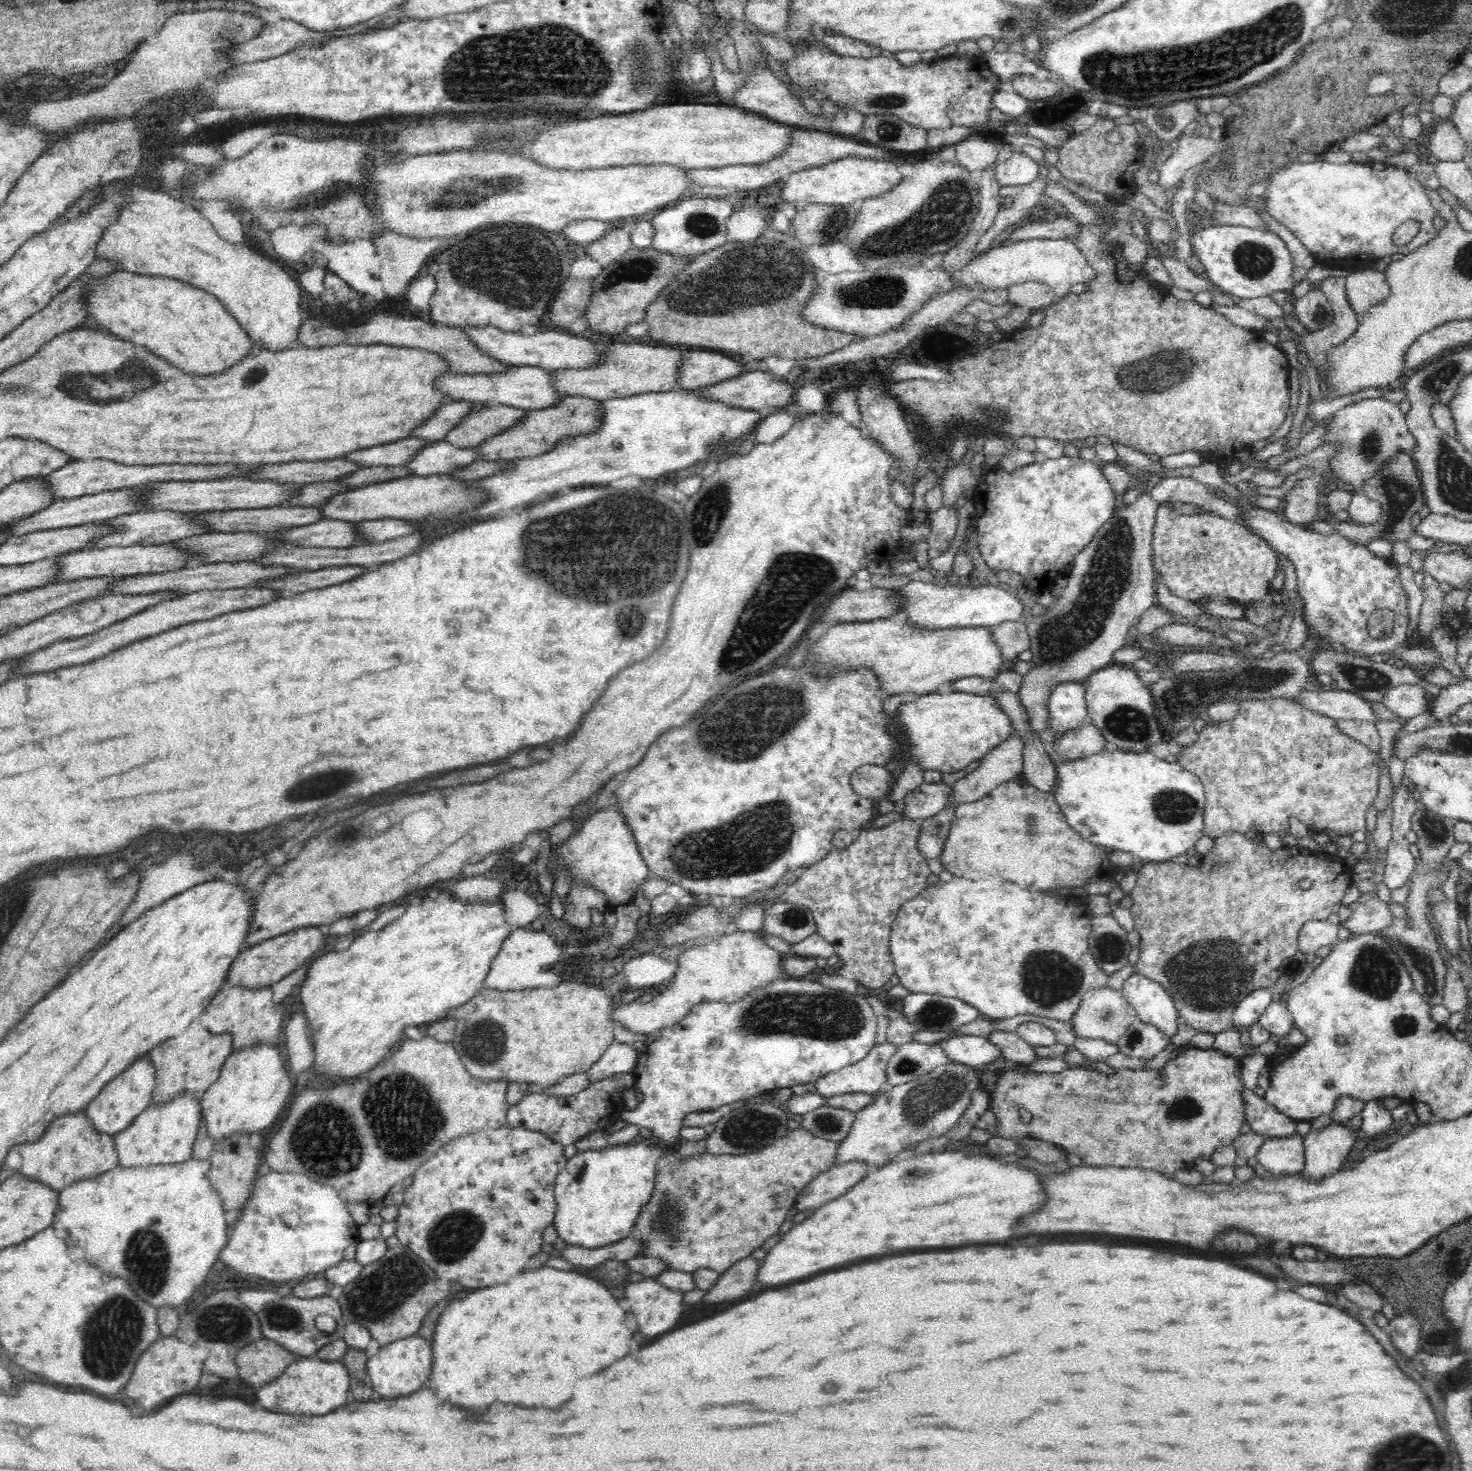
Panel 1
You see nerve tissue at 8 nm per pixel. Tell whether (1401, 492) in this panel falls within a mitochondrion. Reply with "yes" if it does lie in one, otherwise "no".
yes

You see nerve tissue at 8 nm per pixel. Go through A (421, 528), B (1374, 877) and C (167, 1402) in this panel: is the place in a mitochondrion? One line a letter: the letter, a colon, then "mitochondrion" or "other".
A: other
B: other
C: other

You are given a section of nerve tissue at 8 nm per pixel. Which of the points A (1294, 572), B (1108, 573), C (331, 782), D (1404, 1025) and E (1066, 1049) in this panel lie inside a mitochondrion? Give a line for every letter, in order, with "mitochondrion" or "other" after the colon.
A: other
B: mitochondrion
C: mitochondrion
D: mitochondrion
E: other

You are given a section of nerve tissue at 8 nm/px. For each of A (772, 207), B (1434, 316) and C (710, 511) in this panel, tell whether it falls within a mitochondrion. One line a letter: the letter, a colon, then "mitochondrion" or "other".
A: other
B: other
C: mitochondrion

